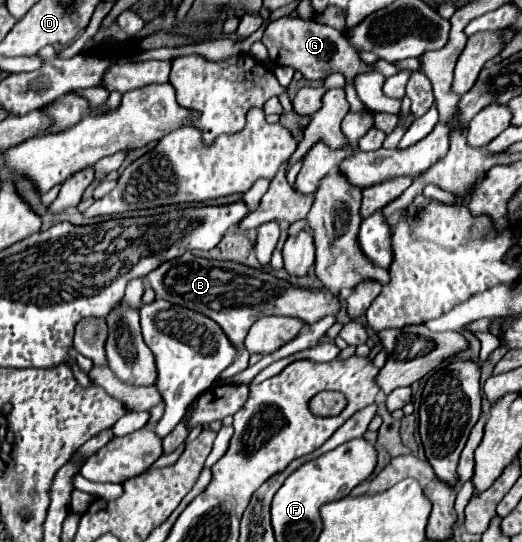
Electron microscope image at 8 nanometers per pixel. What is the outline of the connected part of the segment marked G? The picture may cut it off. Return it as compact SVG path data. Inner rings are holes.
M283 16L283 18L277 18L277 20L269 22L269 26L263 32L261 42L269 50L269 60L273 64L291 66L291 68L299 70L307 80L323 80L323 78L327 78L333 72L345 74L347 85L345 85L344 90L346 99L349 102L350 111L371 114L374 120L374 127L386 134L390 134L394 130L398 122L398 116L368 110L356 94L353 86L353 76L361 74L361 72L381 72L383 76L391 76L391 74L399 72L397 66L393 66L393 64L389 64L385 60L377 60L375 64L365 64L361 60L361 56L357 54L357 50L347 42L347 38L345 38L343 32L339 32L339 30L327 26L327 24L317 24L313 20L303 20L303 18Z

